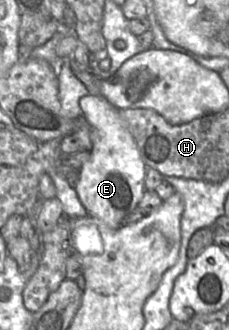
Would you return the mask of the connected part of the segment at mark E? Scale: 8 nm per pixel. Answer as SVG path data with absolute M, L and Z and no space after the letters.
M91 94L83 96L79 105L92 129L92 149L90 159L79 169L75 191L89 215L102 220L110 228L117 229L137 207L146 190L146 164L119 108L102 96Z

